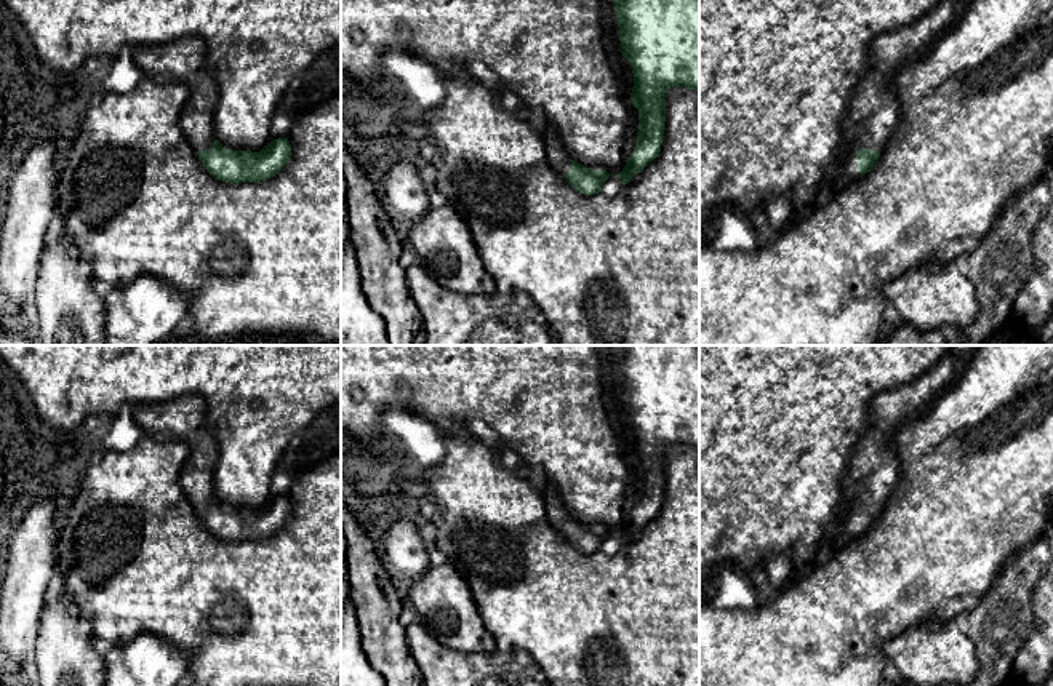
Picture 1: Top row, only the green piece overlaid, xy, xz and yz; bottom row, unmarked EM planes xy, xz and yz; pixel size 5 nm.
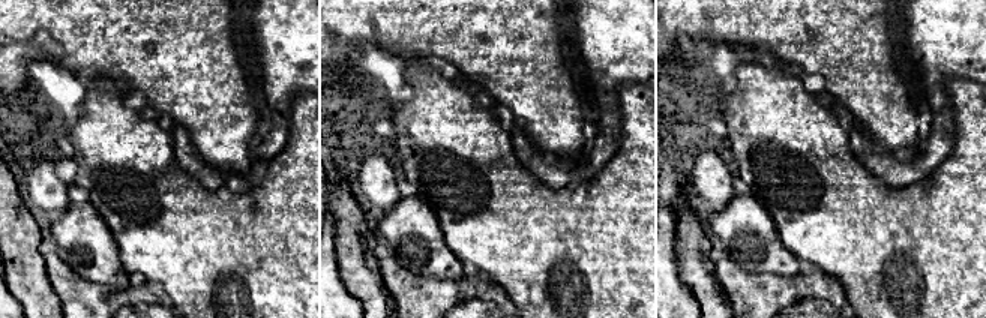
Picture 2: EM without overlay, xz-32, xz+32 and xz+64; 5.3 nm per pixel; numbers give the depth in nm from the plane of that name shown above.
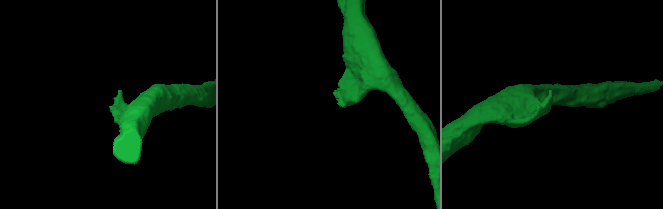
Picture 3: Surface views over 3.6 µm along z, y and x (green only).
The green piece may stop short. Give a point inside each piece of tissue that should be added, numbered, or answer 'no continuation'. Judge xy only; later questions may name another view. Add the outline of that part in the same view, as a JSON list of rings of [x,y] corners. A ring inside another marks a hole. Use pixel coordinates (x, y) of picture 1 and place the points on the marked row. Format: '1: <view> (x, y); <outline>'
1: xy (184, 59); [[[200,37],[133,48],[144,75],[184,83],[189,90],[182,131],[195,152],[210,150],[216,141],[213,115],[219,88],[206,66],[206,43]]]

